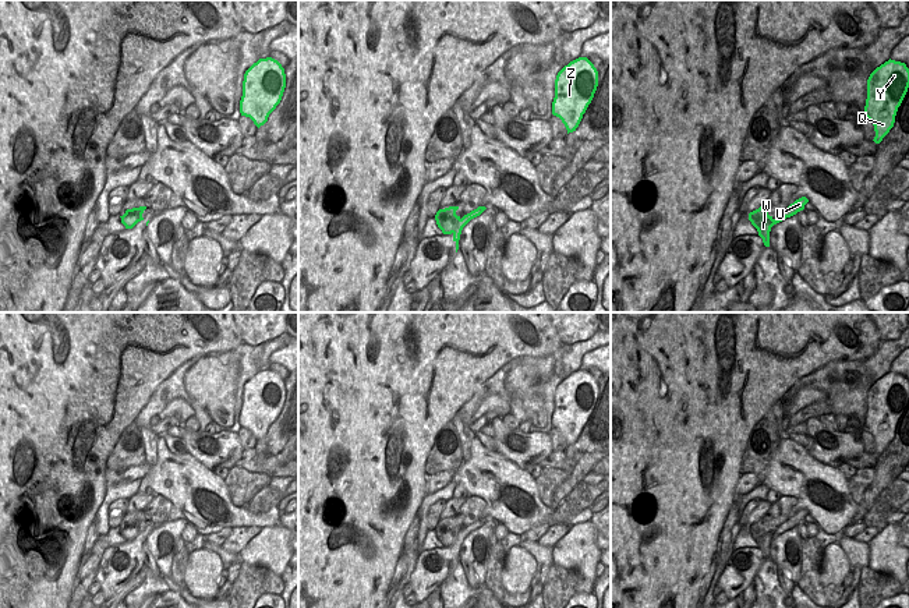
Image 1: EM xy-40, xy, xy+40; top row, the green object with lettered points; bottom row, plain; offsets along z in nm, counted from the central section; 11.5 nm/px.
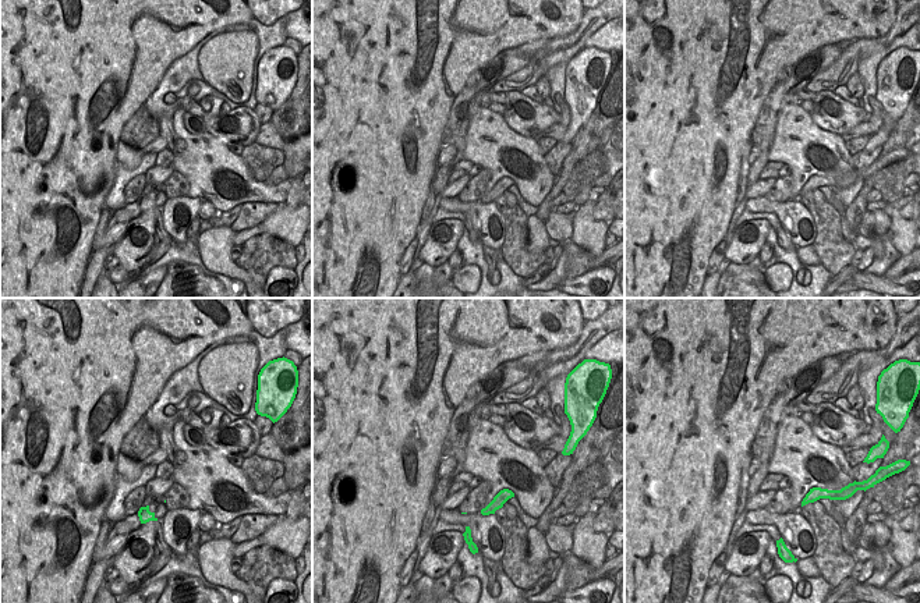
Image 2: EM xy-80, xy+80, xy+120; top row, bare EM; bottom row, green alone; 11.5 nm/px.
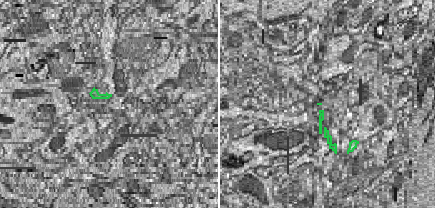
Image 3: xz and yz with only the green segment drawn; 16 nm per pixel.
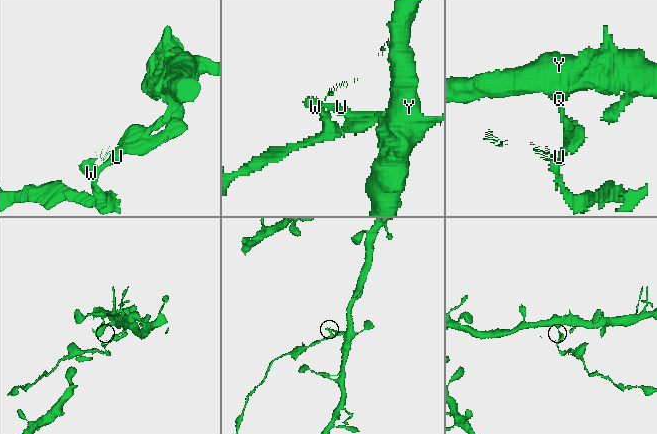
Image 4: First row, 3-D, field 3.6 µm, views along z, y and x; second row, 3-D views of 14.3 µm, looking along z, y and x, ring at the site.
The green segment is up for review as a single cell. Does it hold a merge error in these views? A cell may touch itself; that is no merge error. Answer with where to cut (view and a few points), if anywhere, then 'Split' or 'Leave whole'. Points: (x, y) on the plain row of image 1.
Split along xy (460, 532), (452, 544). Split

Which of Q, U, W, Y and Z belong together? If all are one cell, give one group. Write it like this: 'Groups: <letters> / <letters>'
Groups: Q U Y Z / W

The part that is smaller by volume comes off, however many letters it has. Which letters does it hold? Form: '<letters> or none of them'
W

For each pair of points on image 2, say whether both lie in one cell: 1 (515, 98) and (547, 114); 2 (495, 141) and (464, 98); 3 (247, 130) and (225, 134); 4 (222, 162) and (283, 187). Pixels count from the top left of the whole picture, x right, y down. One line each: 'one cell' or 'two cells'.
1: one cell
2: two cells
3: one cell
4: one cell

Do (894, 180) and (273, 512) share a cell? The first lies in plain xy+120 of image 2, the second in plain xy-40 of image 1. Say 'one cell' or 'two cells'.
two cells

